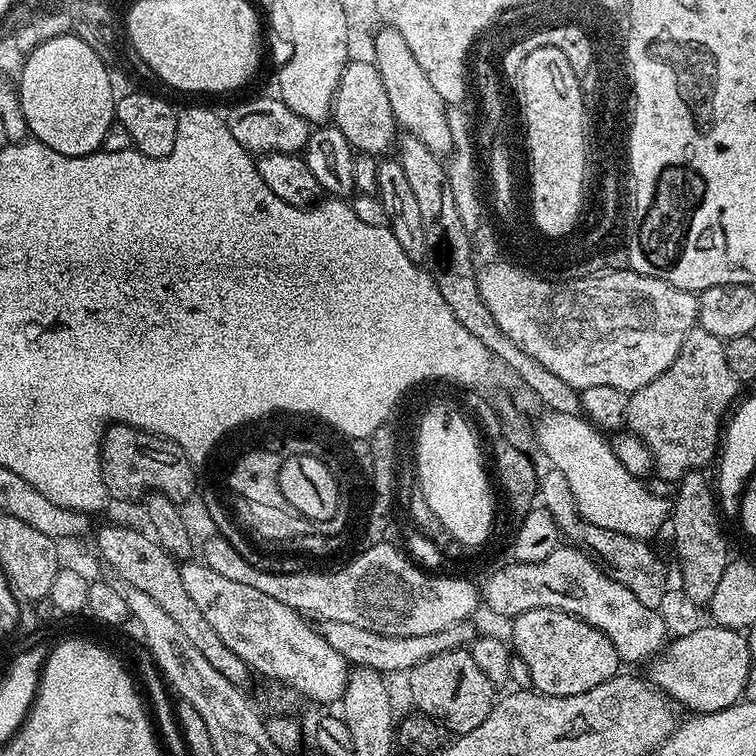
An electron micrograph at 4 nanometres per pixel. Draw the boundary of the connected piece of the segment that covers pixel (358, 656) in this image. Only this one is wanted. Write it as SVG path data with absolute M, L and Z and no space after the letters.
M325 620L322 624L322 631L326 642L330 642L330 646L334 646L334 650L338 650L349 665L372 668L381 674L389 674L388 672L404 674L426 658L449 652L451 648L467 645L474 636L470 625L471 623L468 622L455 624L453 628L446 628L436 636L387 636L378 634L374 630L366 630L362 626L354 626L354 622Z

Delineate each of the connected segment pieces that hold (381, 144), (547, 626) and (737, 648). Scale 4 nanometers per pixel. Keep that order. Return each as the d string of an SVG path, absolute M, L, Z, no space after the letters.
M353 59L344 67L342 78L336 87L336 99L332 101L332 115L334 126L346 134L346 138L352 143L353 149L360 154L384 154L398 140L398 121L394 118L394 110L390 110L390 98L386 98L386 86L382 86L382 78L375 63Z
M561 609L526 610L511 621L510 644L519 663L528 668L530 684L545 696L586 694L594 686L602 686L621 671L622 661L615 646L604 632Z
M703 626L693 633L675 637L650 664L651 683L669 701L675 702L681 709L689 708L692 714L717 712L737 703L744 695L746 674L754 667L748 637L743 631L711 627Z

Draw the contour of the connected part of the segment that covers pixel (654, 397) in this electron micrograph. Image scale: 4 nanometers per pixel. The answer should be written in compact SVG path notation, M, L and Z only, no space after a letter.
M699 326L693 328L682 342L682 350L678 350L672 365L662 374L658 374L654 382L642 386L628 396L628 404L624 408L624 424L627 431L636 435L649 448L655 464L655 475L660 475L664 480L679 482L687 472L707 469L707 464L717 459L718 449L722 444L722 425L725 423L726 413L737 399L738 387L736 376L726 362L724 345L725 341L719 340L714 334Z

